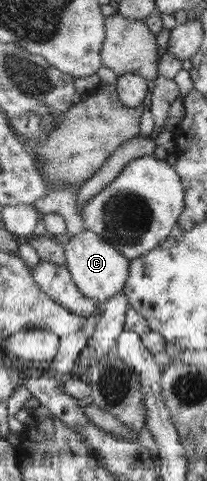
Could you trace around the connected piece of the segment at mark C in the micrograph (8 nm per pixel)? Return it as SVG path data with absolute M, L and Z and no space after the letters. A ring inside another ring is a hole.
M84 229L78 235L68 236L65 240L65 254L66 266L86 299L98 305L124 291L125 281L129 275L129 259L98 234Z

